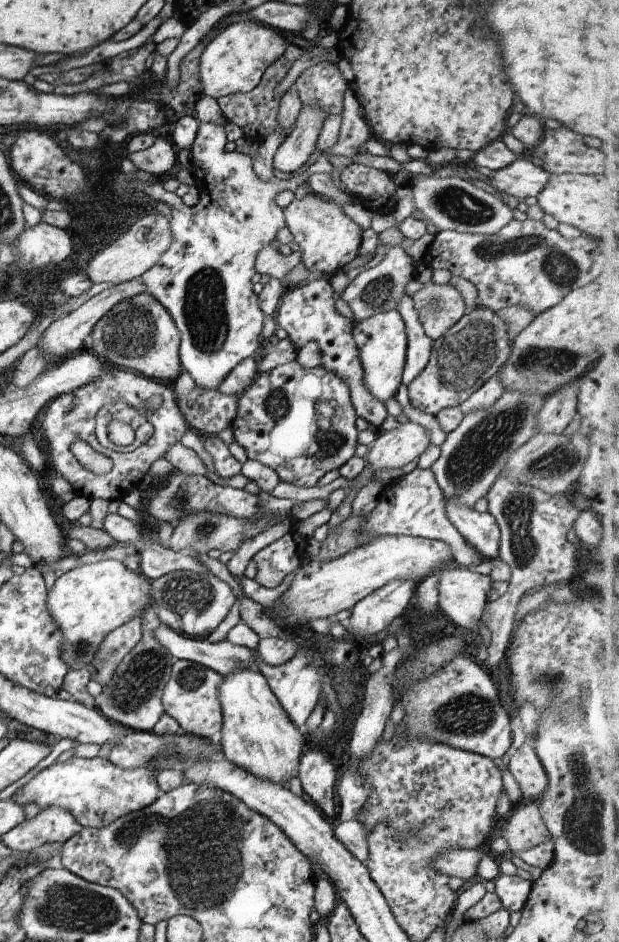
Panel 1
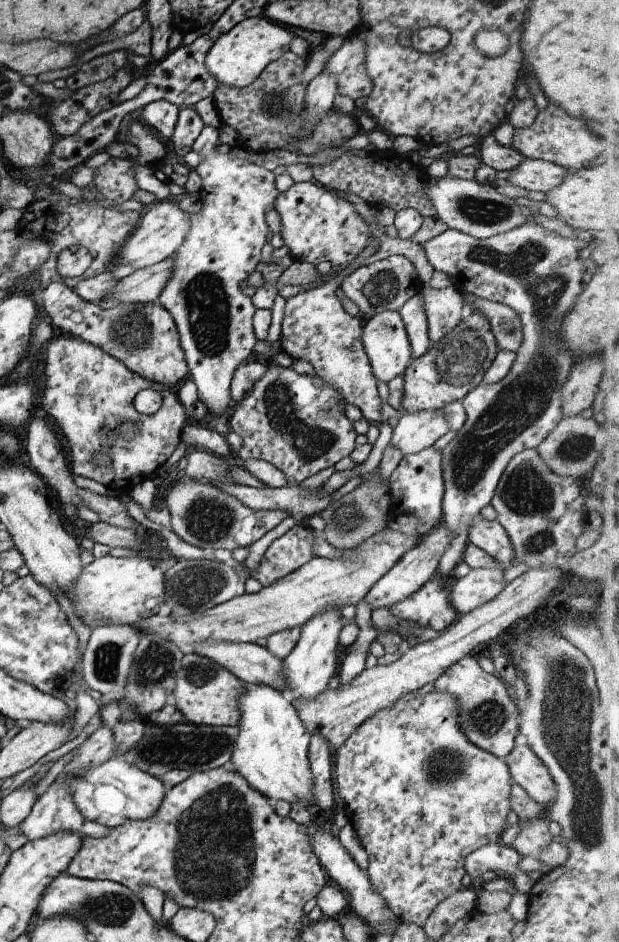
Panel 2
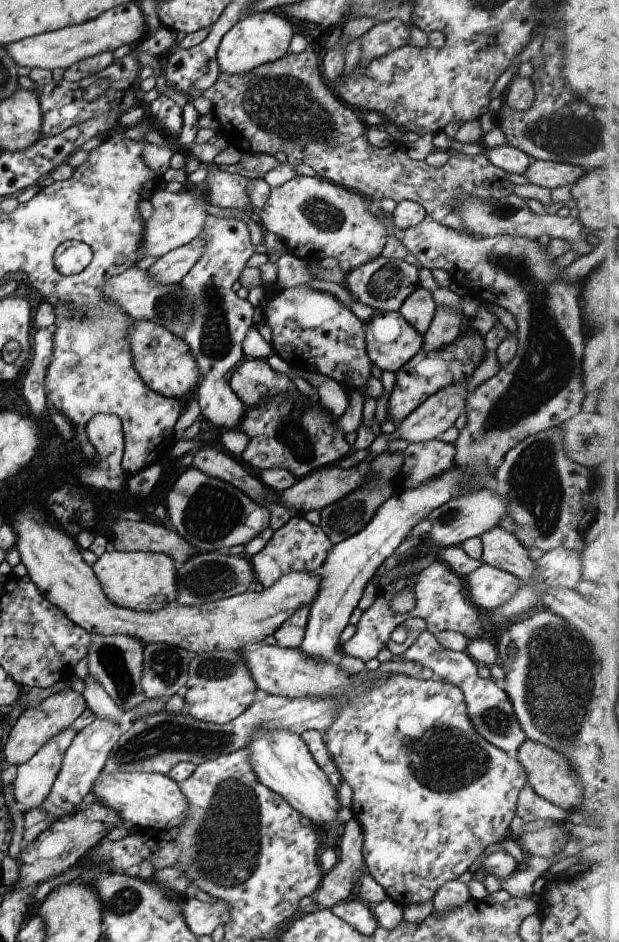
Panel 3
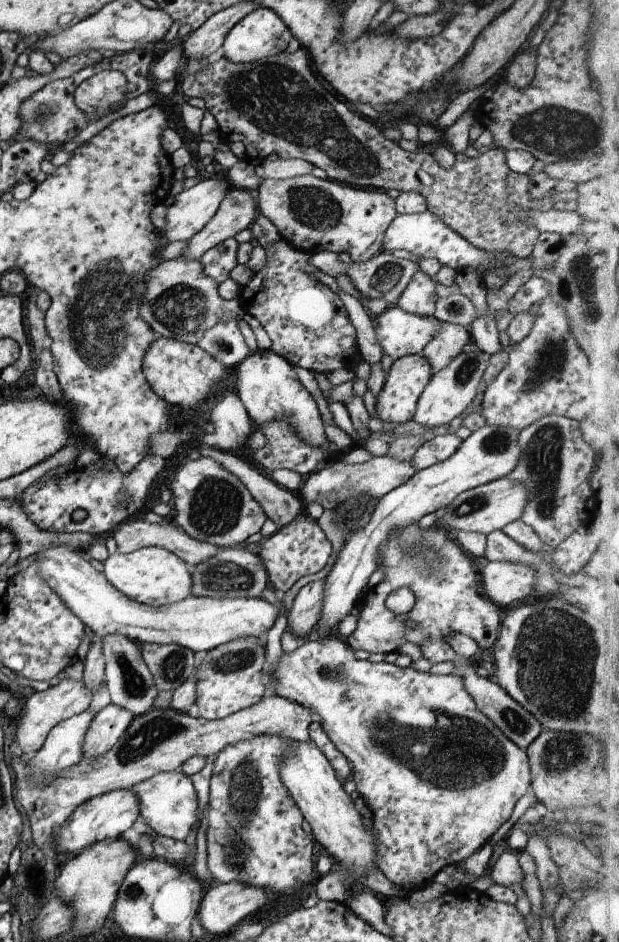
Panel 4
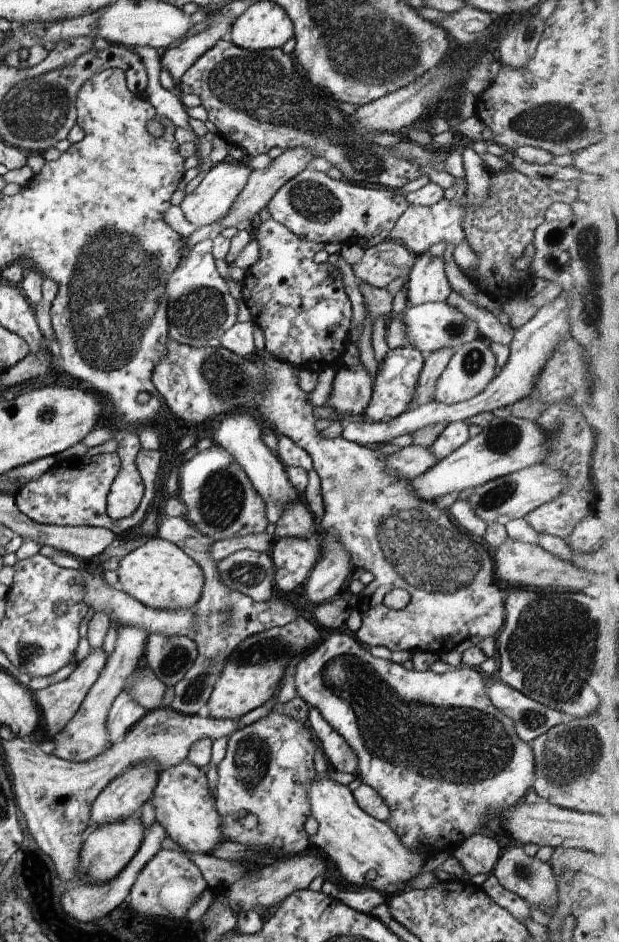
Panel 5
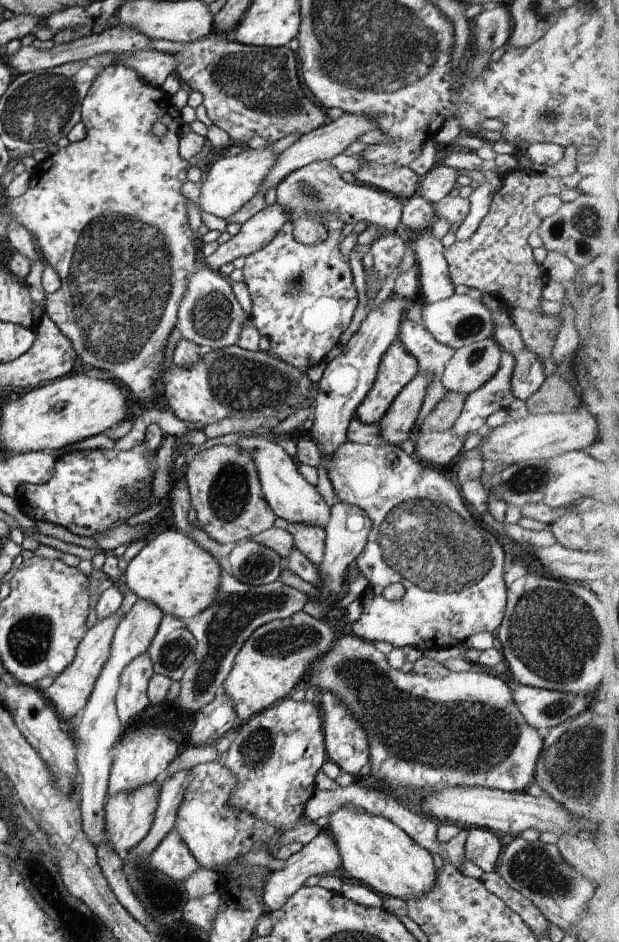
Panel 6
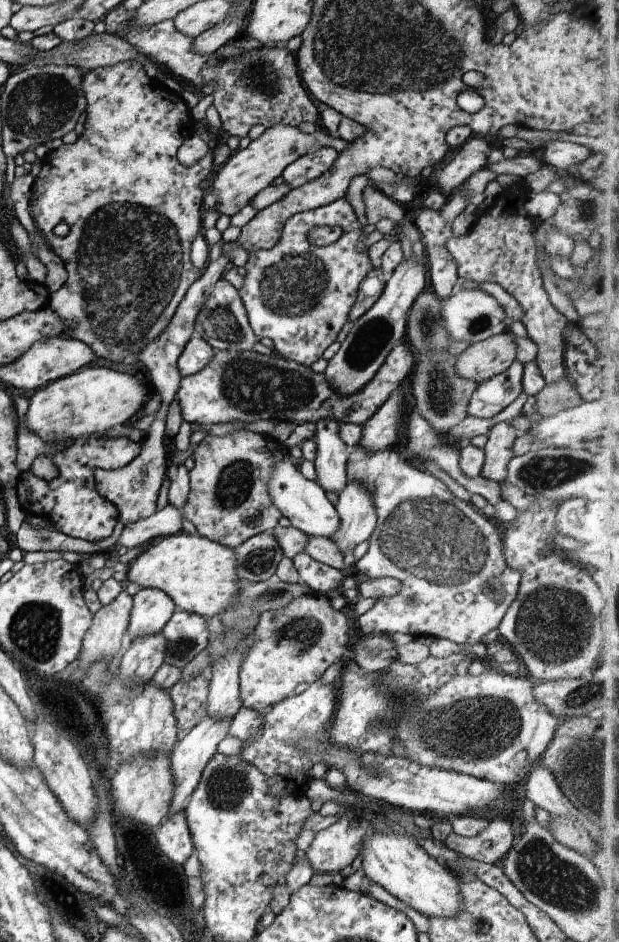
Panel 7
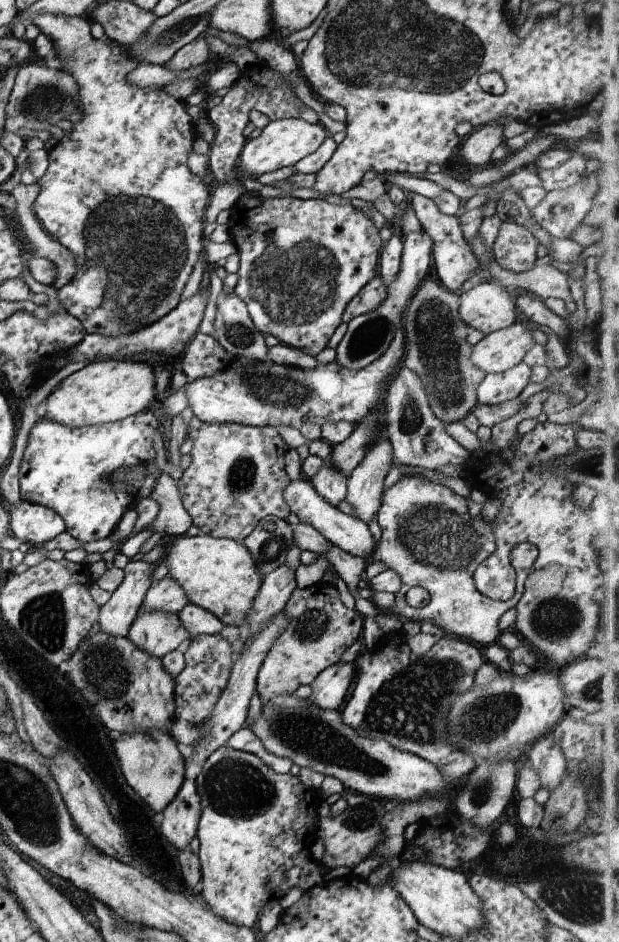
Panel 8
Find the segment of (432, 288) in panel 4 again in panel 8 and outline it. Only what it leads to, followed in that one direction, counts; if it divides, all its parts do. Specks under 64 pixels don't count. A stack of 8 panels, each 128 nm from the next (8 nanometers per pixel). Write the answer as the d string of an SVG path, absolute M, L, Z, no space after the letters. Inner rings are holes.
M414 193L411 200L413 210L420 219L423 230L429 234L433 242L431 256L432 272L435 278L447 289L458 292L462 288L462 284L472 277L476 269L480 267L474 253L467 245L459 218L456 215L446 215L441 212L440 208L434 203L434 199Z

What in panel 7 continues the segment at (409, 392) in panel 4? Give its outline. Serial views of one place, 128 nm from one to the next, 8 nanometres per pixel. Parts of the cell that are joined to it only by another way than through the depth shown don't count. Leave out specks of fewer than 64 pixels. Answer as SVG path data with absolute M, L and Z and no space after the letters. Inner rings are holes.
M407 341L394 345L374 376L360 390L351 395L335 393L326 382L324 373L315 373L310 367L299 362L285 359L274 354L264 356L252 351L217 351L199 373L181 377L180 388L177 390L175 401L181 408L181 416L190 424L226 424L226 422L252 423L256 420L274 420L292 422L297 426L303 423L317 423L326 419L334 419L339 423L354 423L363 425L390 398L390 395L400 387L408 384L415 365L412 350Z

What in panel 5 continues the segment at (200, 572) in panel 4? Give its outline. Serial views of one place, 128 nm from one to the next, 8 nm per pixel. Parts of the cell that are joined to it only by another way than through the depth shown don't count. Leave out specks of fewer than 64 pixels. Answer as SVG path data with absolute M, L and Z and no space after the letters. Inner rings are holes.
M240 550L219 561L216 568L222 584L232 592L242 592L256 602L274 594L275 568L268 553Z

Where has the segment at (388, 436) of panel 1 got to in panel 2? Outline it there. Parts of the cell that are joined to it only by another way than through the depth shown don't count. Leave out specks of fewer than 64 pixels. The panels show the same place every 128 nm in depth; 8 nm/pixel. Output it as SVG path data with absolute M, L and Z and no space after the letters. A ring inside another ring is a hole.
M434 408L404 414L392 431L390 445L399 449L404 456L418 454L430 448L438 438L450 430L444 412L445 408Z

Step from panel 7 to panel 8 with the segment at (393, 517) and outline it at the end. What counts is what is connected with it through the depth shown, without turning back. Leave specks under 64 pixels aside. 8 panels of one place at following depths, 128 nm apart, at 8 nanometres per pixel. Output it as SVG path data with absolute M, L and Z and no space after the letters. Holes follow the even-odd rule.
M420 475L402 476L392 488L383 491L383 503L377 512L382 536L367 562L386 562L388 569L394 569L402 579L398 602L383 612L398 617L400 623L408 620L433 622L435 626L442 628L444 634L460 637L486 648L497 642L502 634L498 630L502 614L517 606L525 580L535 563L538 548L535 544L524 541L510 549L510 560L518 574L518 578L515 578L514 596L507 601L484 596L474 586L473 572L496 550L490 520L481 515L471 518L466 498L449 487L433 482L424 484L419 479ZM412 586L422 586L428 590L430 600L426 608L414 608L406 601L406 592Z

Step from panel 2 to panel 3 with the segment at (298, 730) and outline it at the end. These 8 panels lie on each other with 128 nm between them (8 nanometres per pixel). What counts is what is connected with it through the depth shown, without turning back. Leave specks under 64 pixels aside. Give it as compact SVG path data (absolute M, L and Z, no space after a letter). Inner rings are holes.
M287 730L261 731L244 749L251 754L249 759L259 783L283 796L301 816L309 818L316 829L335 823L342 811L336 797L338 789L330 782L322 767L318 766L301 735Z

